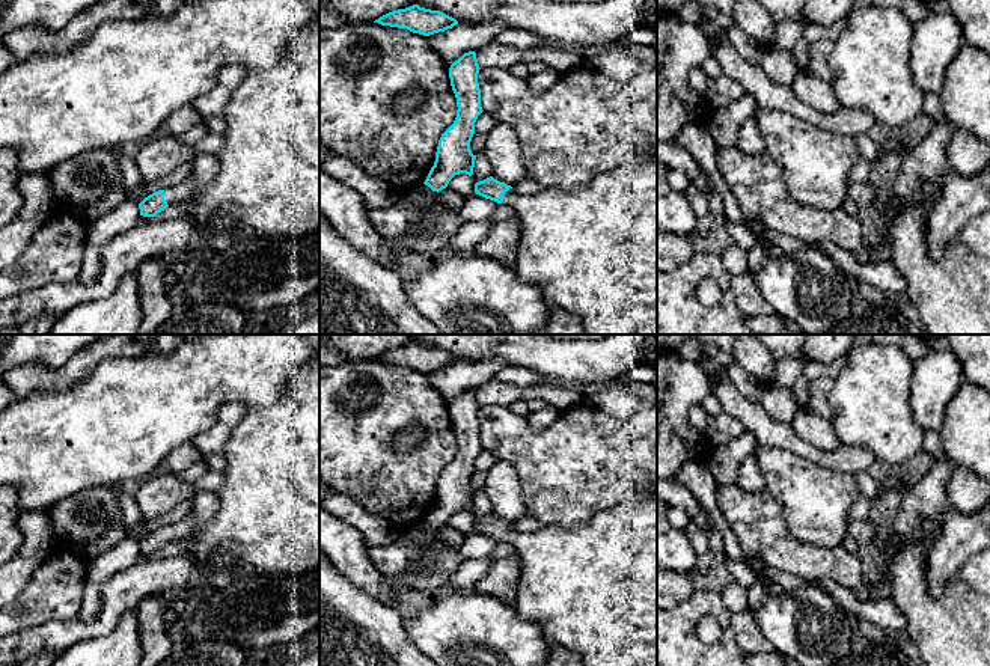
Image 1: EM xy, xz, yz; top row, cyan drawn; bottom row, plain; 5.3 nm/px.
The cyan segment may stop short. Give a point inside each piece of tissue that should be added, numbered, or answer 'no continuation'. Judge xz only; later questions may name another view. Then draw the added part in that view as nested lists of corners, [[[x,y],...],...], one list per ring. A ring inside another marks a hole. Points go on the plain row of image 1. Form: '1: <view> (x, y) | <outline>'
1: xz (592, 589) | [[[628,496],[576,527],[520,532],[509,526],[502,541],[515,547],[520,562],[514,609],[541,627],[548,645],[576,652],[583,666],[657,666],[657,500]]]

